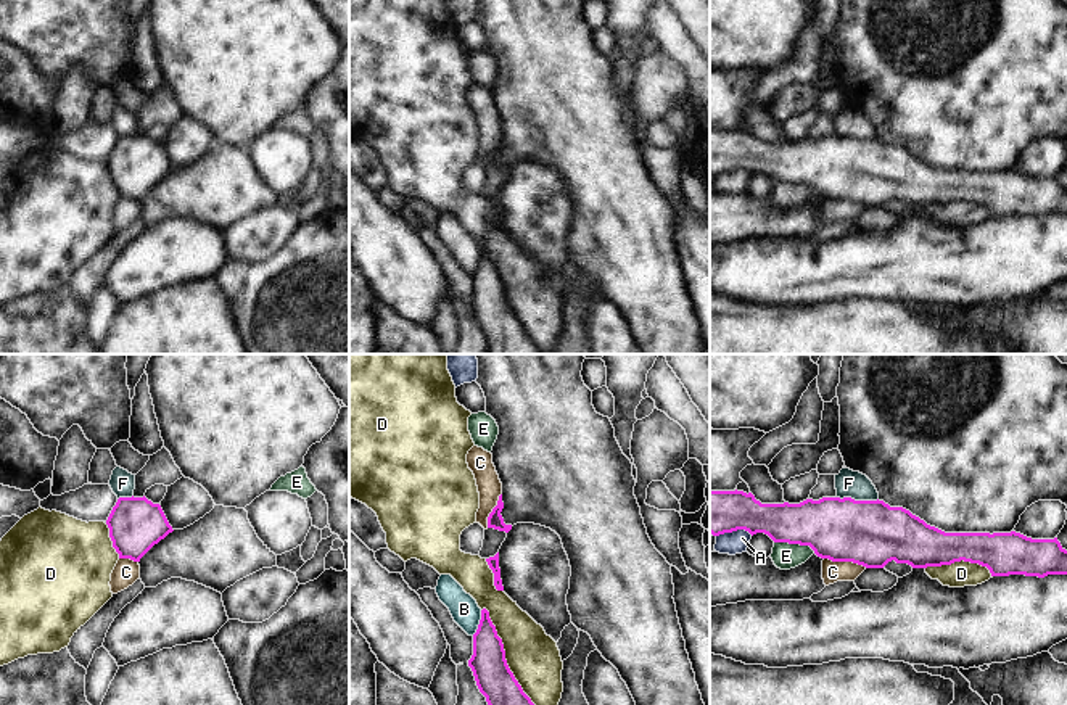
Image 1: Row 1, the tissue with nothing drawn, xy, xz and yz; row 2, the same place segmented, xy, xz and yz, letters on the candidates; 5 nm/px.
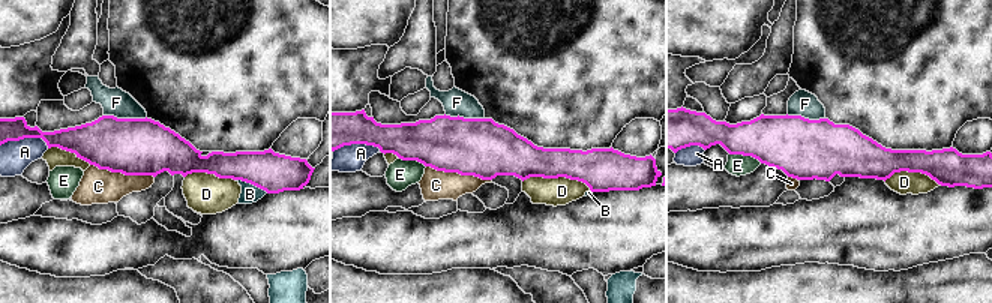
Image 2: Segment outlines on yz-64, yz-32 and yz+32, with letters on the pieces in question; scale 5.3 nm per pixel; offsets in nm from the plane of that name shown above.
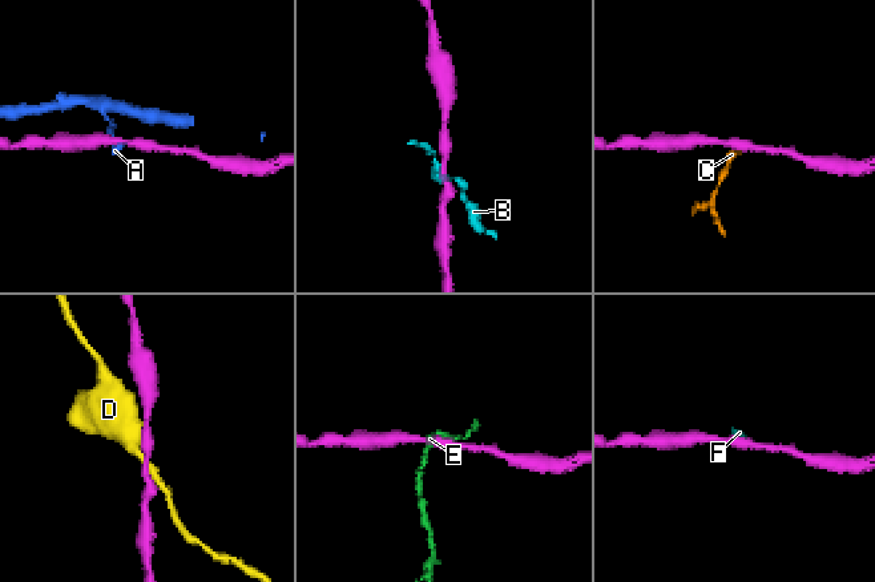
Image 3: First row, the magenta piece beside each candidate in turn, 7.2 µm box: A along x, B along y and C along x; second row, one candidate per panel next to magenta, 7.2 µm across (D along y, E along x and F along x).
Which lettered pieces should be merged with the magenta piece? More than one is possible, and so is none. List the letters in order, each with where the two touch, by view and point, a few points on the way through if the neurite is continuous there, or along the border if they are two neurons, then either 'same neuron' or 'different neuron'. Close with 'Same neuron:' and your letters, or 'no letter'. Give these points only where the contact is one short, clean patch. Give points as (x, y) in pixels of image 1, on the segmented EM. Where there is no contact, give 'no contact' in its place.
A: contact yz (734, 530); border yz (752, 535), (744, 530), (733, 530), (716, 536); different neuron
B: contact xz (480, 623); border xz (482, 610), (478, 628), (472, 634); different neuron
C: contact yz (845, 560); border yz (824, 557), (856, 562), (866, 567); different neuron
D: contact xz (504, 655); different neuron
E: contact yz (795, 543); border yz (774, 541), (807, 544), (815, 552); different neuron
F: contact yz (858, 501); border yz (837, 496), (877, 499); different neuron
Same neuron: no letter

